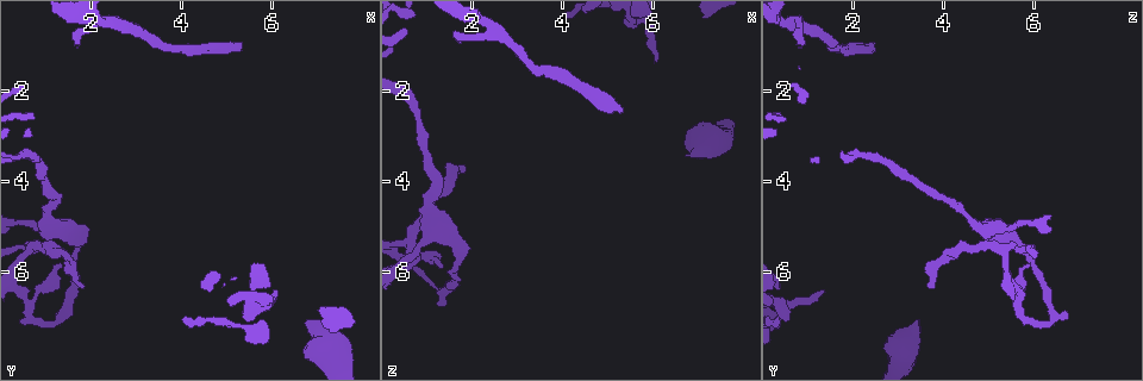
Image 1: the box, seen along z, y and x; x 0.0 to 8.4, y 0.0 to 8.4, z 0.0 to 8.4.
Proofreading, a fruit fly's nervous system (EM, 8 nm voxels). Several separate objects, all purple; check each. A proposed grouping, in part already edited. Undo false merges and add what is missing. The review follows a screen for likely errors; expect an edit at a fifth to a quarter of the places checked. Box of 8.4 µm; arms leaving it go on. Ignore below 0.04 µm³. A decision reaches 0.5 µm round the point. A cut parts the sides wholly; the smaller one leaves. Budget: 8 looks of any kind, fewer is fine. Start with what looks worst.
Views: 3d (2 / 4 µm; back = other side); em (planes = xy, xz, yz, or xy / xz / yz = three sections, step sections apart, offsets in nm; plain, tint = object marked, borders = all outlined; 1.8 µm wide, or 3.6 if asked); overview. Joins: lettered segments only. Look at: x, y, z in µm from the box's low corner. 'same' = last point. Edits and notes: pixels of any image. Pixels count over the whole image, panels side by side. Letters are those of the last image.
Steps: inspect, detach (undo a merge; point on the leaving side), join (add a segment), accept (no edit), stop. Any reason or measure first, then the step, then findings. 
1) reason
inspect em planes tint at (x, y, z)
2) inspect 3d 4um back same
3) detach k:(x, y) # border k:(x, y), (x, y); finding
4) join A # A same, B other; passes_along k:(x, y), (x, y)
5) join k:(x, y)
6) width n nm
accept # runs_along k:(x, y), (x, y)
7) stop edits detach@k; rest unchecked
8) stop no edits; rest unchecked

thin end
inspect 3d 2um at (1.75, 1.00, 0.95)

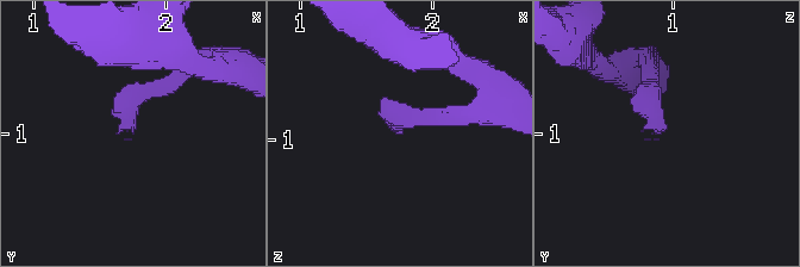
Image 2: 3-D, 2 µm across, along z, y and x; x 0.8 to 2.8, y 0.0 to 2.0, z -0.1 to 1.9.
shape alone is not enough
inspect em 3.6um xy step 8 tint at (1.76, 1.00, 0.94)

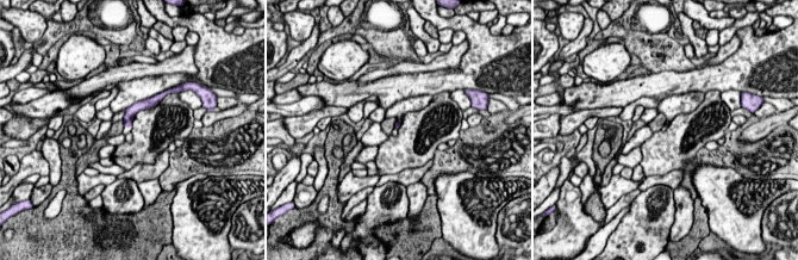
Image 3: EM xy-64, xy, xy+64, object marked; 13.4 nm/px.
inspect em 3.6um planes borders same

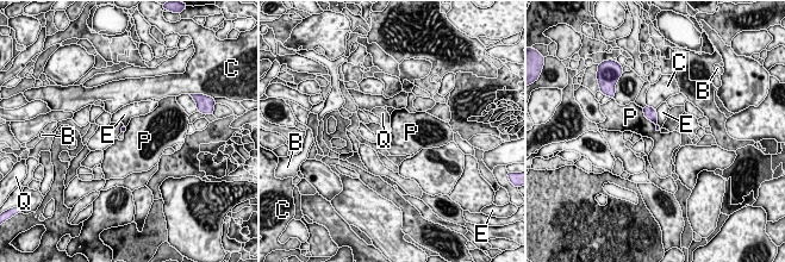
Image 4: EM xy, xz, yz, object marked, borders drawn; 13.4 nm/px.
accept # B other, C other, E other, P other, Q other; border 4:(642, 108), (643, 114), (659, 132); none of them fits

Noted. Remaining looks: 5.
branch stops here
inspect em planes tint at (1.75, 6.35, 3.85)

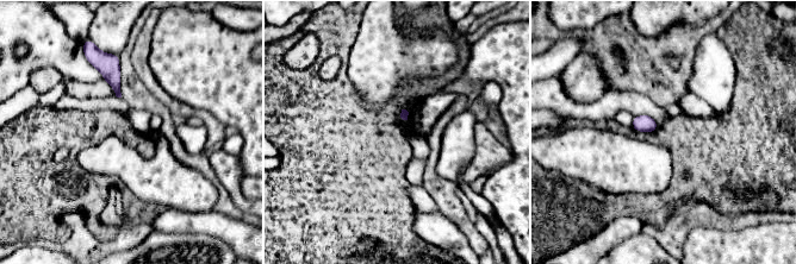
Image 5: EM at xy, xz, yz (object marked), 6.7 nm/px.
inspect em planes borders same

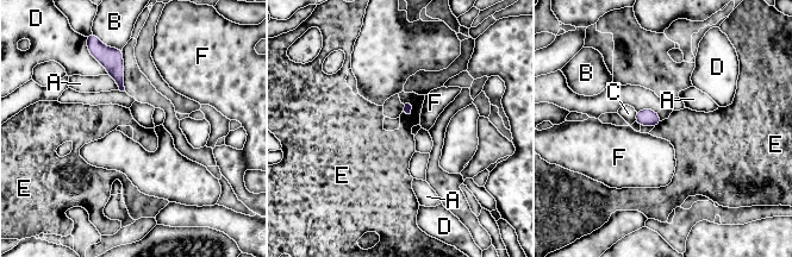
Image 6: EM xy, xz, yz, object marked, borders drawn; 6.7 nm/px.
accept # A other, B other, C other, D other, E other, F other; border 6:(662, 120), (655, 126); none of them fits

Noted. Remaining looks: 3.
inspect 3d 4um at (7.05, 7.40, 3.35)

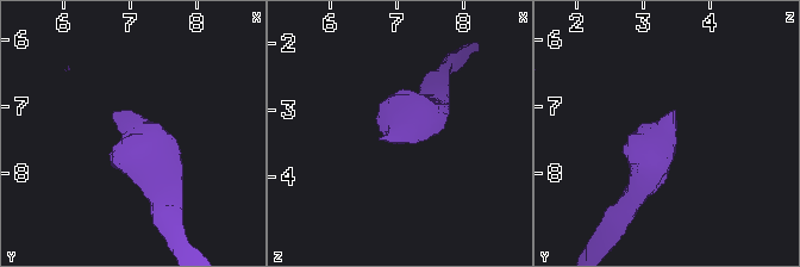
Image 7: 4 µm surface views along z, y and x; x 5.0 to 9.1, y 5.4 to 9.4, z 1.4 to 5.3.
inspect em 3.6um planes plain at (7.10, 7.40, 3.30)

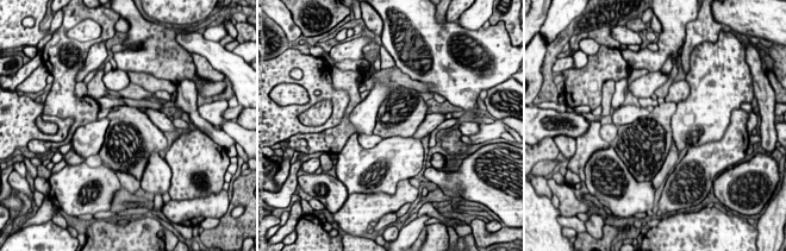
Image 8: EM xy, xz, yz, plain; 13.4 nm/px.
inspect em 3.6um planes borders same

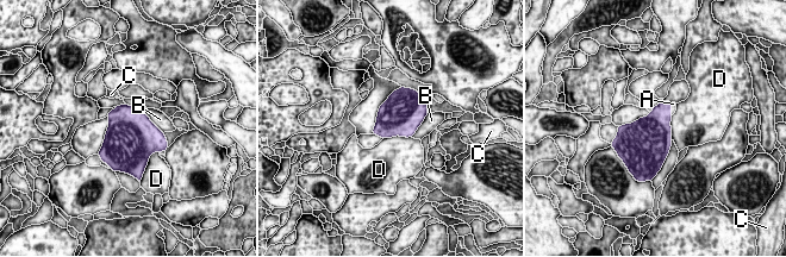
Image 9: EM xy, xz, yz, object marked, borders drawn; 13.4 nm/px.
join A # A same, B other, C other, D other; passes_along 9:(659, 120), (671, 108), (673, 104); the cell continues

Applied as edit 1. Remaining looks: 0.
stop edits join@9; rest unchecked

